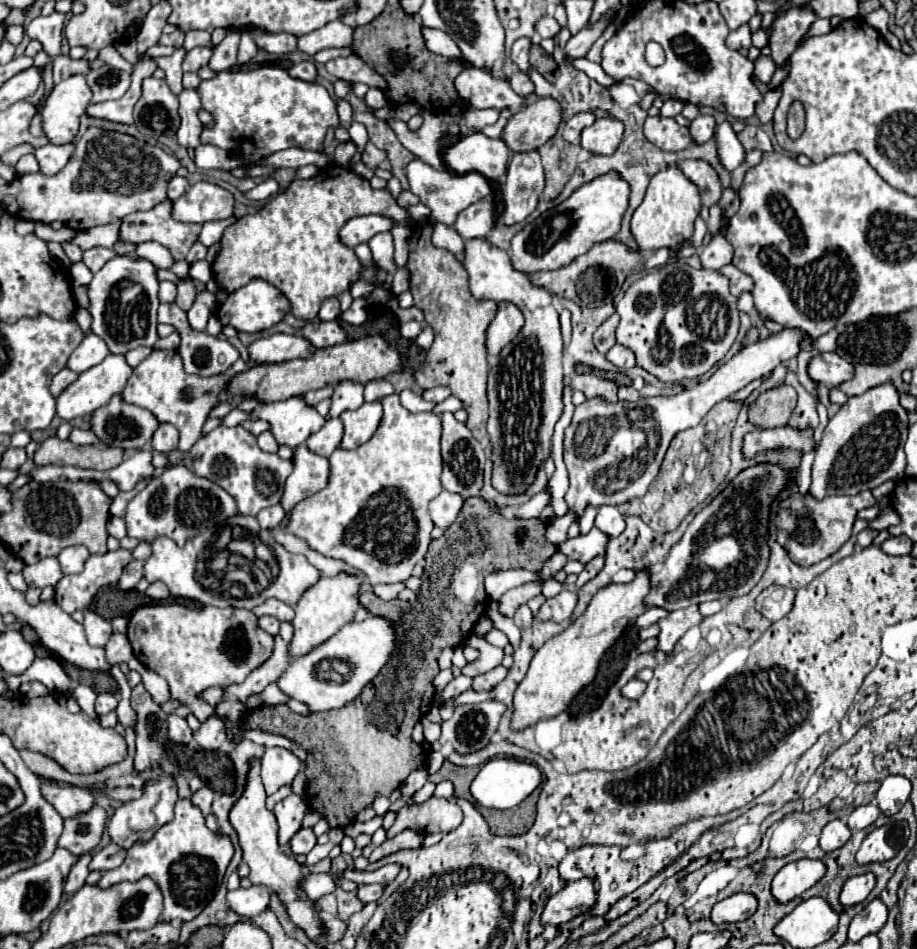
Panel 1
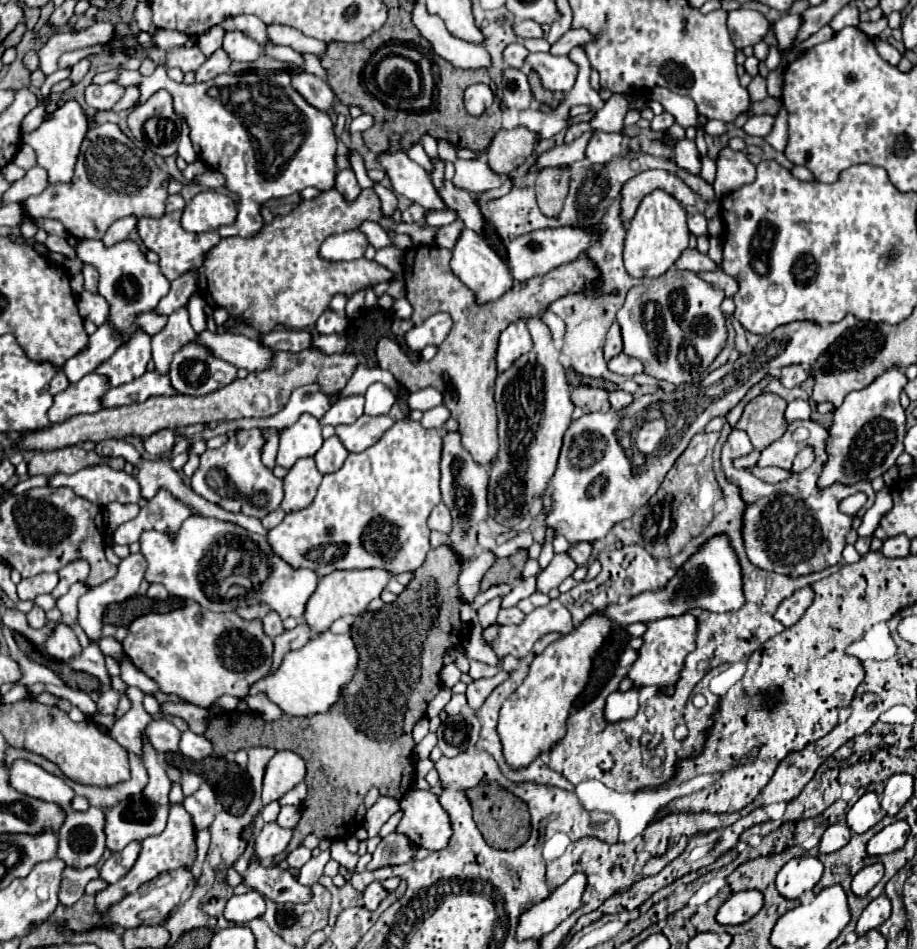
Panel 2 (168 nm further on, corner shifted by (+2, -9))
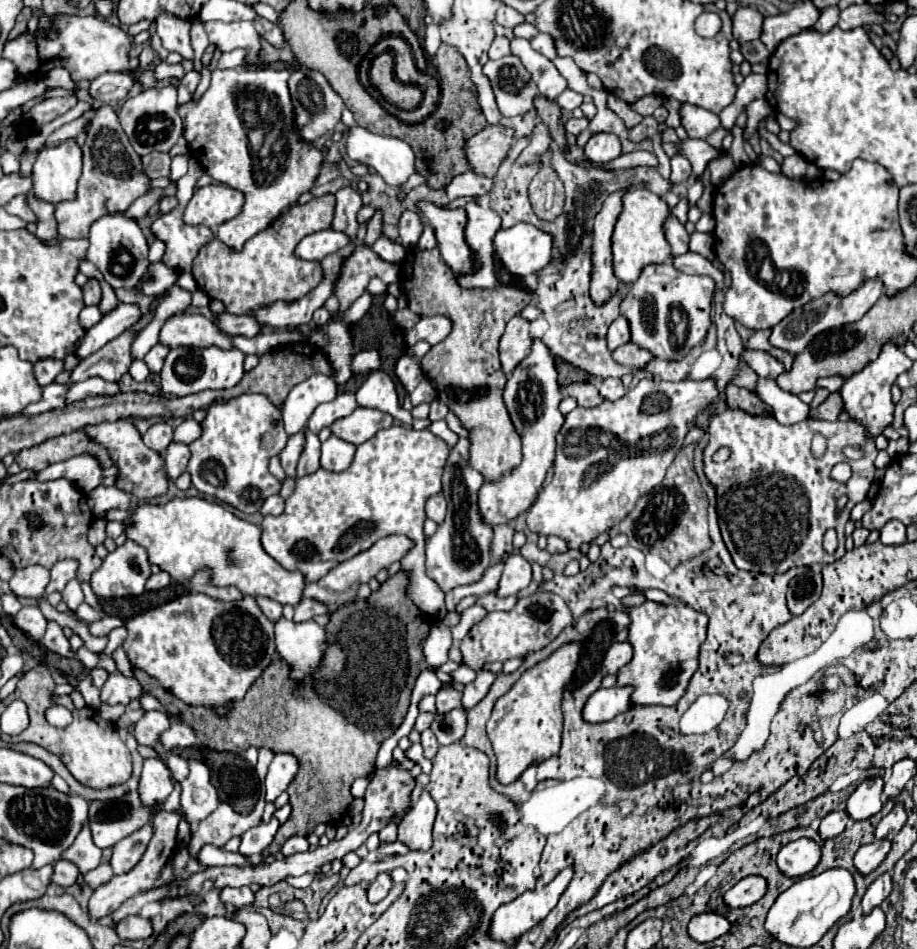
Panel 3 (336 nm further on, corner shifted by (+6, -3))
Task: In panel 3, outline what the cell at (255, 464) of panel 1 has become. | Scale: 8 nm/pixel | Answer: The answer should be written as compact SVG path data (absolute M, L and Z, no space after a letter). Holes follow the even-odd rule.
M250 393L230 401L218 401L206 411L206 419L202 421L202 437L190 443L192 457L188 463L188 473L192 475L192 485L200 493L216 497L218 501L228 503L242 513L256 513L270 495L280 493L280 481L268 471L268 459L278 455L286 441L288 435L282 425L282 413L268 401L268 397Z

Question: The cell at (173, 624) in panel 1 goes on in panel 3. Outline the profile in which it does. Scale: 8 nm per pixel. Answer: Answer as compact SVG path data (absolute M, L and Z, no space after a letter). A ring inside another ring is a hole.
M192 591L164 605L148 609L130 621L126 621L128 637L124 641L124 651L132 667L146 671L150 677L158 679L160 685L172 691L178 699L188 705L214 705L220 707L226 701L242 699L250 685L262 675L262 671L274 659L274 625L264 617L256 599L246 595L242 601L224 603L216 601L204 593Z

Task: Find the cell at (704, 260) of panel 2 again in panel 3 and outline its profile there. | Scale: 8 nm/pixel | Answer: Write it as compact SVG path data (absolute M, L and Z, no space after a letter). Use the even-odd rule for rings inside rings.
M672 215L666 225L664 225L664 231L666 231L666 239L670 241L670 247L672 247L672 255L686 255L690 249L688 249L688 243L690 243L690 235L688 231L684 229L684 225L678 223L678 219Z

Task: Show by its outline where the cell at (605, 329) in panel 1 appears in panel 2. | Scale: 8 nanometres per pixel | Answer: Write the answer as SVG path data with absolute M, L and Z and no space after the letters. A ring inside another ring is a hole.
M614 323L606 335L606 345L604 345L604 357L606 361L610 361L612 357L616 357L622 351L622 333L620 333L620 325Z

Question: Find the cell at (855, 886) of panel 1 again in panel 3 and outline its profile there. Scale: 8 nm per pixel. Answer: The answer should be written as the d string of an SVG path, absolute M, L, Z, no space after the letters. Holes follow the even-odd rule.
M882 839L882 841L874 841L870 845L862 845L858 849L858 853L854 855L854 867L860 875L870 875L888 855L890 851L890 841Z

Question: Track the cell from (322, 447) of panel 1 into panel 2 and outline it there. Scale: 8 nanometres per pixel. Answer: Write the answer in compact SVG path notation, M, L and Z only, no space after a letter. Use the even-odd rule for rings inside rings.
M336 435L326 439L322 449L314 455L316 465L318 465L320 473L324 473L324 475L338 471L344 465L346 457L348 457L348 449L342 445L342 441Z

